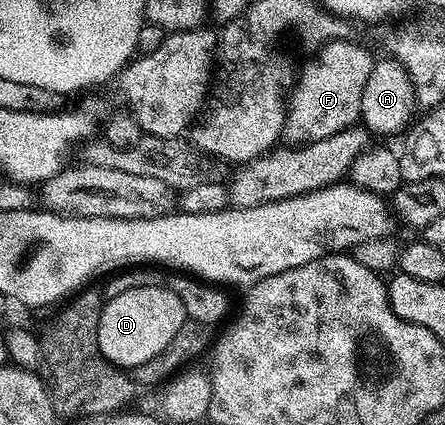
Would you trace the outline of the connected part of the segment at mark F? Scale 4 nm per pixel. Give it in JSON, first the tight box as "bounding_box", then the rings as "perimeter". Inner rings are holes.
{"bounding_box":[284,42,375,144],"perimeter":[[[330,42],[318,54],[315,62],[301,67],[293,85],[286,111],[284,138],[287,143],[301,144],[324,140],[324,136],[336,136],[361,119],[360,100],[364,96],[364,84],[372,72],[375,55],[370,55],[354,42]]]}

